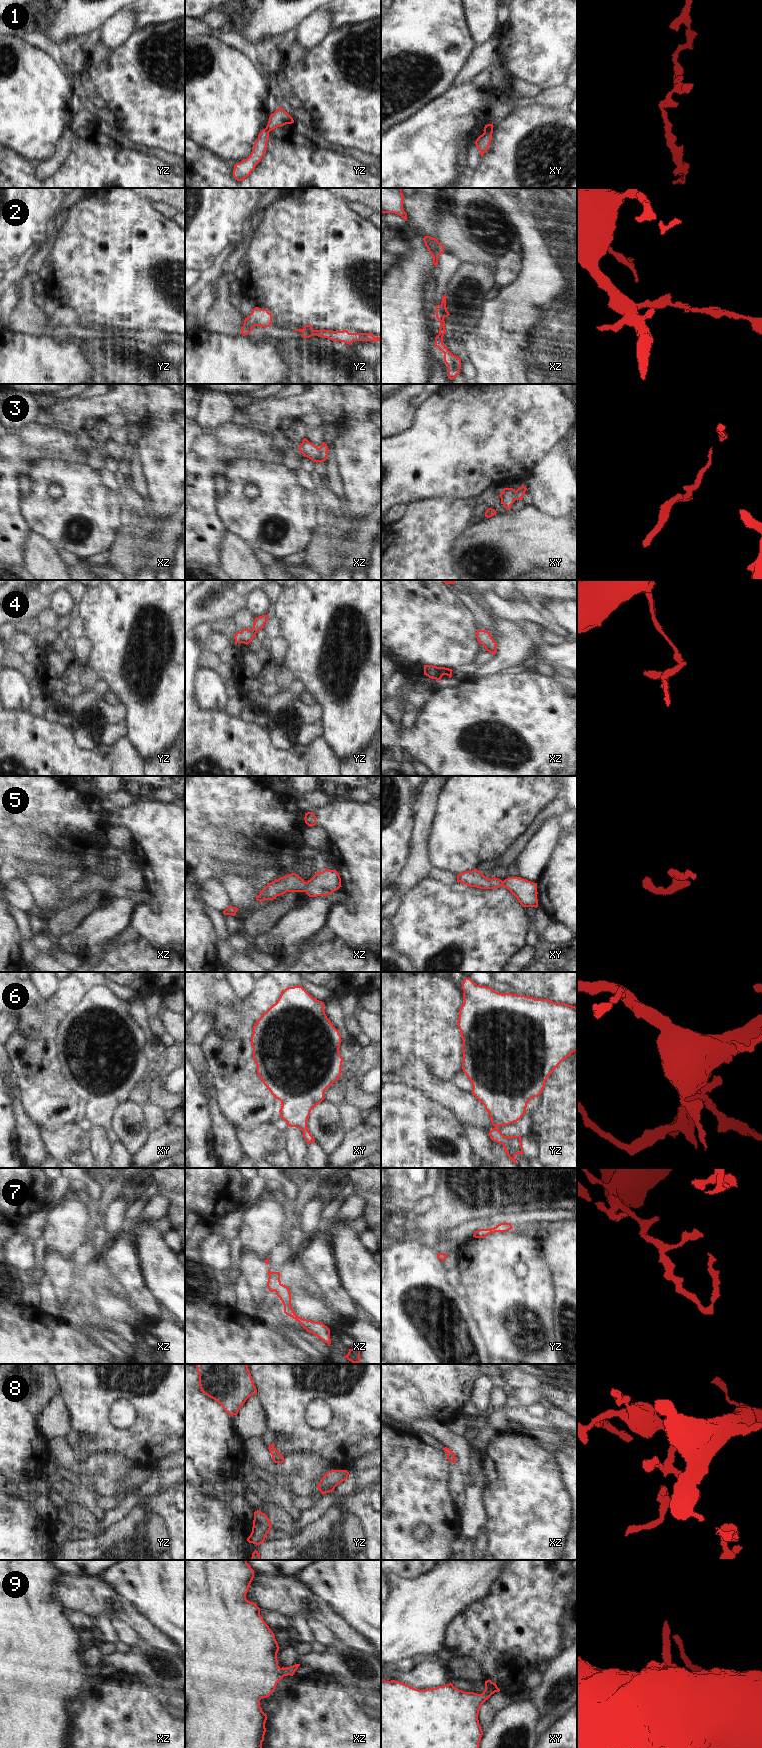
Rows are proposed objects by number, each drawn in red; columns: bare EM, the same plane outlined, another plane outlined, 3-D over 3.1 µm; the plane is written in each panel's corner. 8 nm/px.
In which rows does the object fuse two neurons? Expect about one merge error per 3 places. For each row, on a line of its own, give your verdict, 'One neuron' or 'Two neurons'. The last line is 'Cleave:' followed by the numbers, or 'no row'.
1: Two neurons
2: Two neurons
3: Two neurons
4: One neuron
5: One neuron
6: One neuron
7: One neuron
8: One neuron
9: One neuron
Cleave: 1, 2, 3.

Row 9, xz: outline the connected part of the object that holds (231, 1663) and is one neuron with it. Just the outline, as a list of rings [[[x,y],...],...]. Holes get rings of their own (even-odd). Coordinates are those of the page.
[[[185,1560],[185,1748],[262,1748],[262,1742],[264,1741],[266,1732],[265,1723],[267,1715],[260,1707],[260,1700],[269,1697],[275,1690],[277,1683],[284,1676],[293,1676],[300,1666],[300,1664],[295,1664],[286,1668],[280,1668],[278,1666],[277,1653],[280,1647],[275,1639],[275,1635],[260,1615],[260,1608],[254,1602],[250,1602],[246,1599],[246,1594],[253,1578],[254,1570],[246,1560]]]

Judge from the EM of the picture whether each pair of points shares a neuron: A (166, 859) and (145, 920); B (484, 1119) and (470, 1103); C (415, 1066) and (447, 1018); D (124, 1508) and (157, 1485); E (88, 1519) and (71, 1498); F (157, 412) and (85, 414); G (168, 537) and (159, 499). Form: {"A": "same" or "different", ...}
{"A": "same", "B": "same", "C": "different", "D": "same", "E": "same", "F": "same", "G": "different"}

